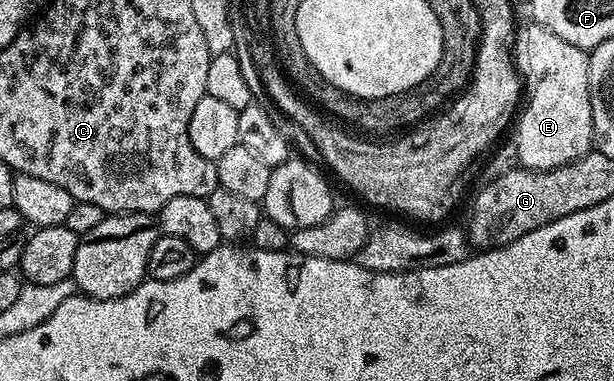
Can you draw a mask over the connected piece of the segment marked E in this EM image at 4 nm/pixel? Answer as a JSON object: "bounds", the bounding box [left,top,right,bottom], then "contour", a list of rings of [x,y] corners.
{"bounds":[512,21,594,170],"contour":[[[531,21],[530,26],[519,25],[514,36],[514,65],[517,66],[521,81],[524,83],[524,105],[516,118],[518,135],[512,138],[518,149],[519,163],[527,170],[551,170],[560,168],[577,158],[591,153],[594,146],[594,125],[592,124],[592,104],[588,68],[590,60],[587,51],[560,40],[556,32],[544,28],[539,22]]]}

